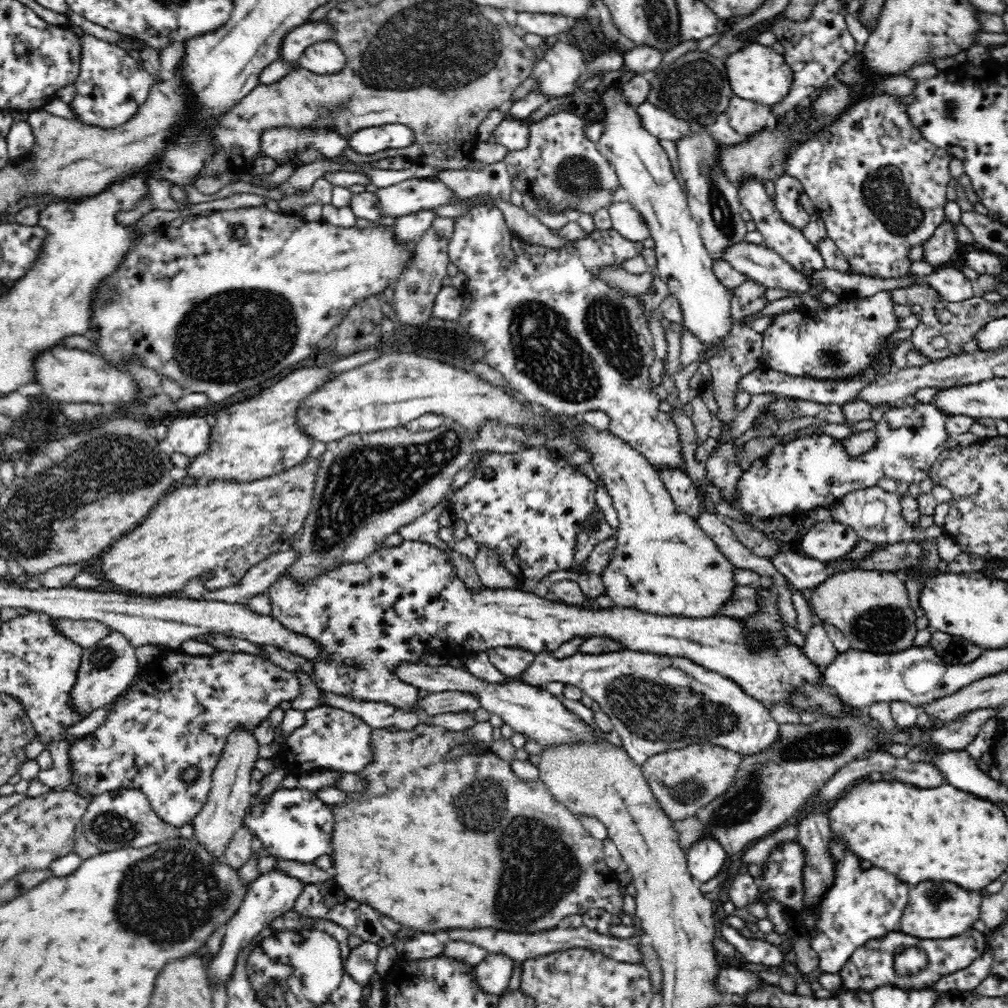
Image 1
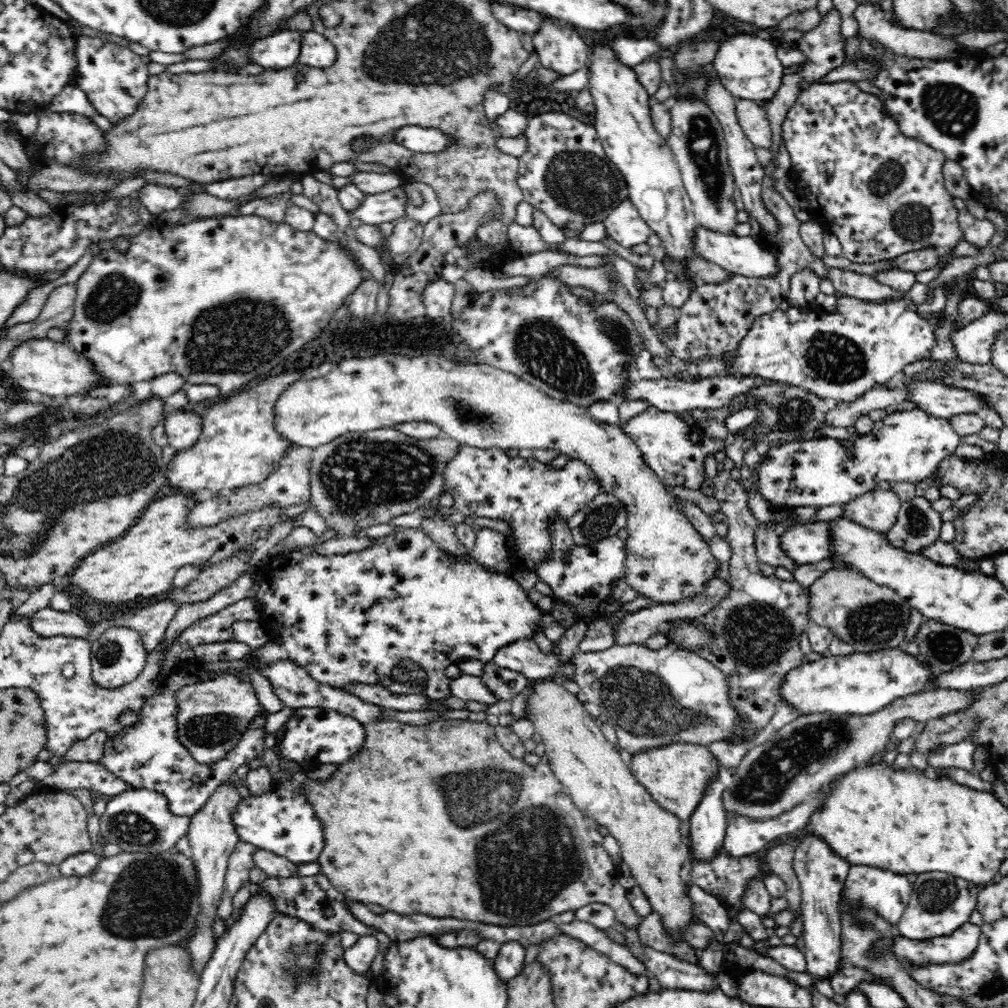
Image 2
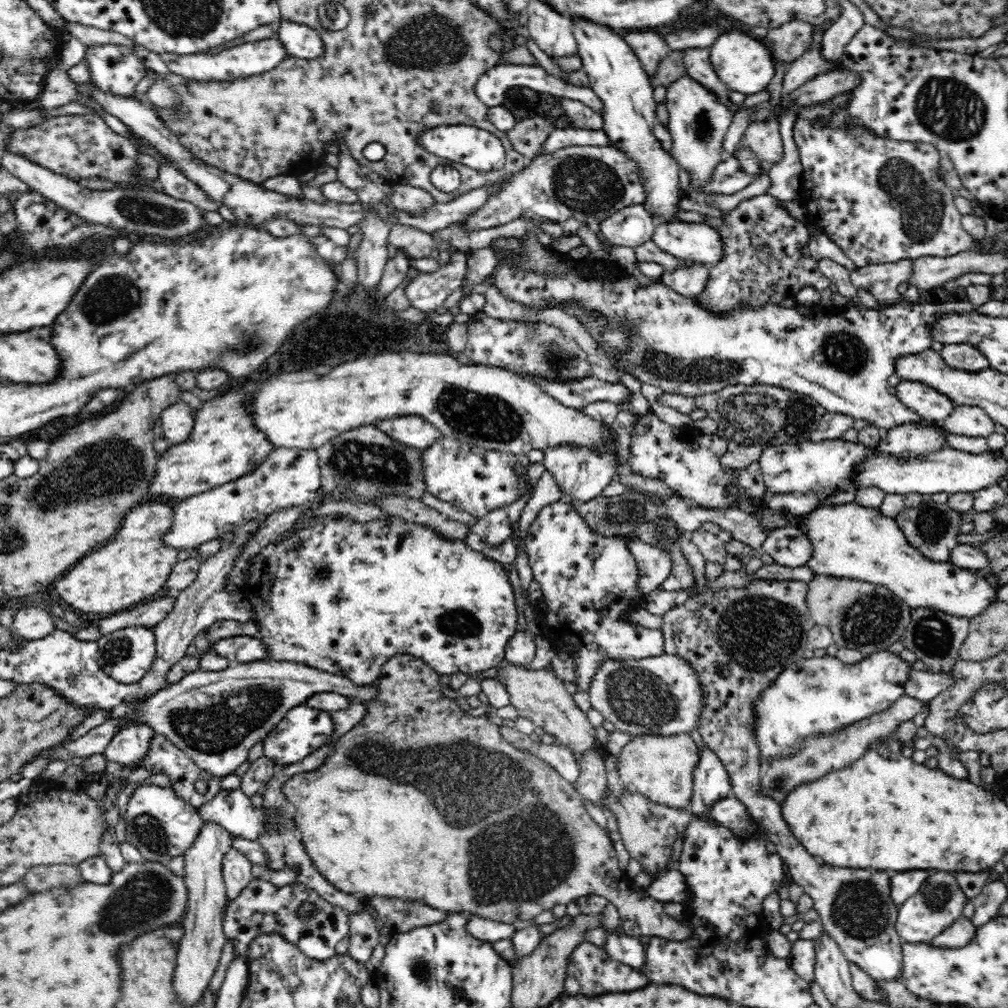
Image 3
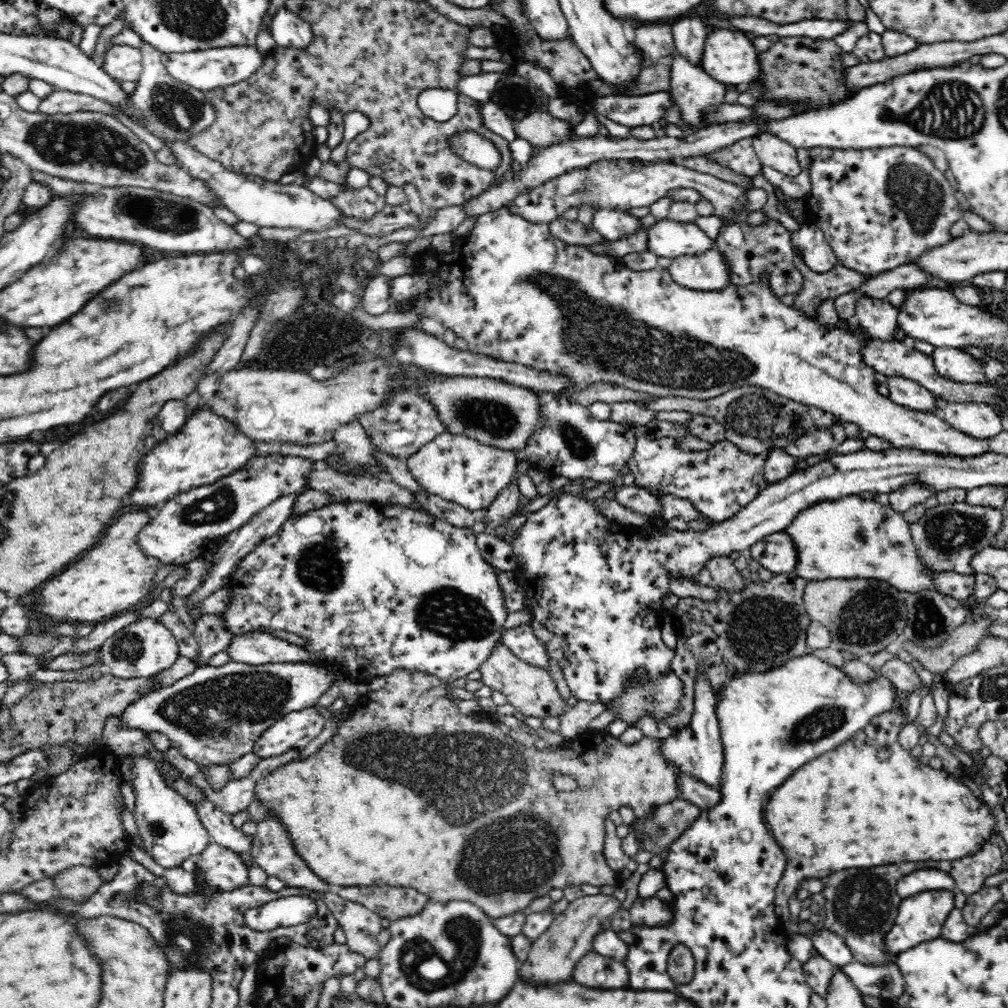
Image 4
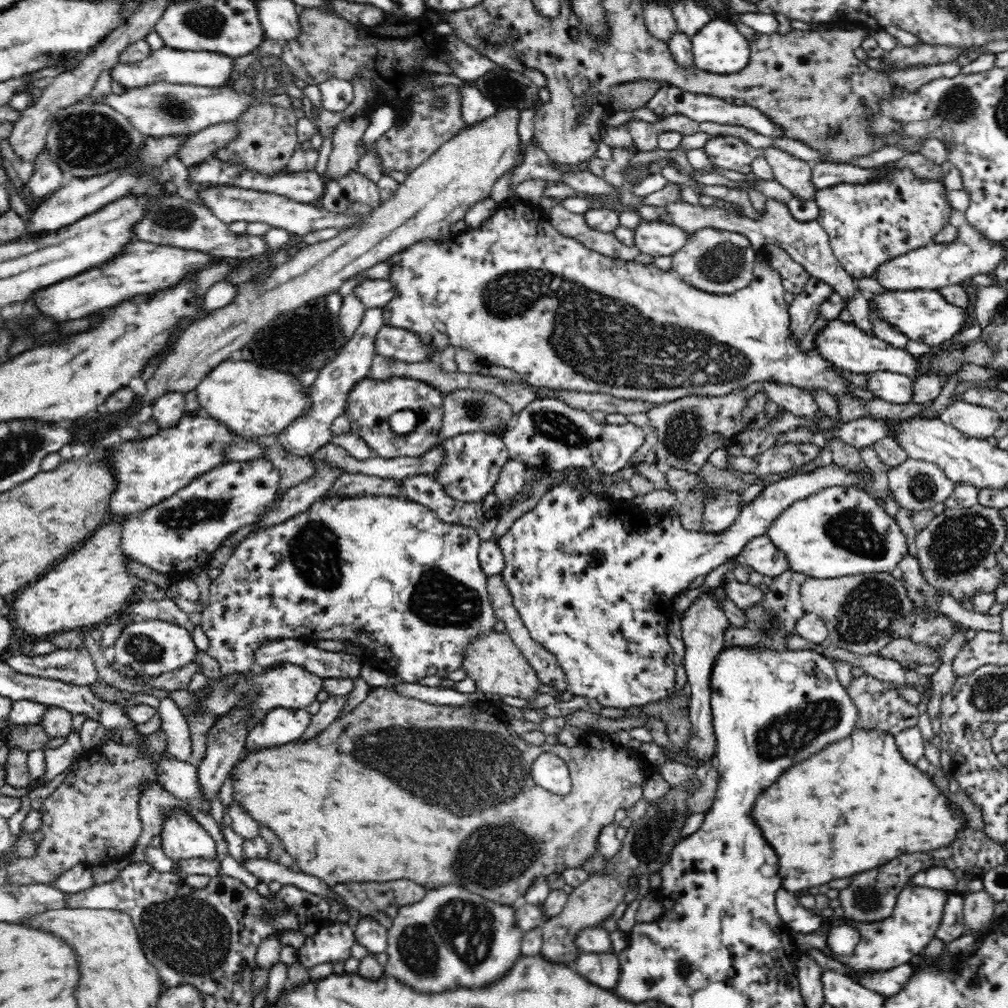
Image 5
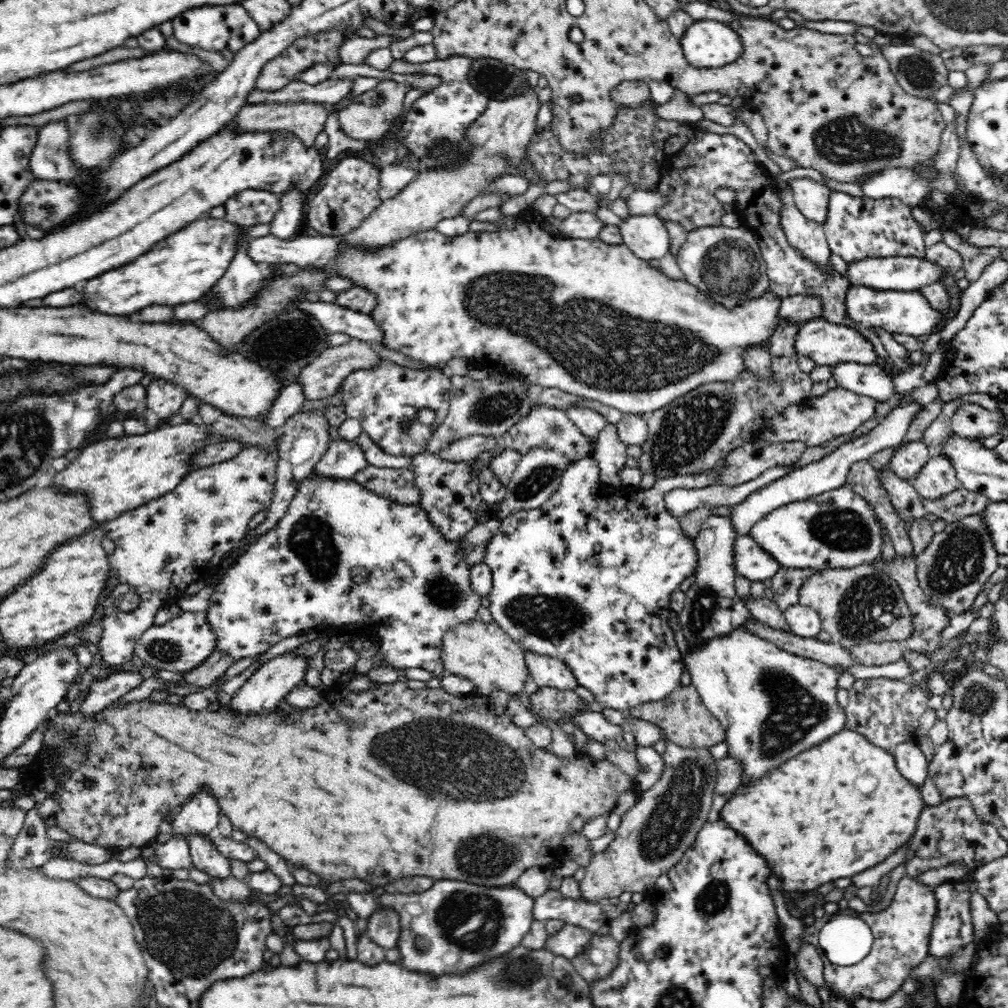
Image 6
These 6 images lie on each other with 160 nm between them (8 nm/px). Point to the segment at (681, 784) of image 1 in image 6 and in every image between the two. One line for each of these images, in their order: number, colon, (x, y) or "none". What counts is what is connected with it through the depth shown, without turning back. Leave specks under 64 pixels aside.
2: (676, 776)
3: (661, 768)
4: (411, 792)
5: (397, 788)
6: (367, 785)

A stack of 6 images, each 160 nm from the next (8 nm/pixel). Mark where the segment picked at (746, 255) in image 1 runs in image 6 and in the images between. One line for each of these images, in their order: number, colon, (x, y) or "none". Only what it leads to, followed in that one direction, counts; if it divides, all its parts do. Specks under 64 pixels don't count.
2: (742, 255)
3: (699, 243)
4: (666, 238)
5: (657, 239)
6: (646, 236)

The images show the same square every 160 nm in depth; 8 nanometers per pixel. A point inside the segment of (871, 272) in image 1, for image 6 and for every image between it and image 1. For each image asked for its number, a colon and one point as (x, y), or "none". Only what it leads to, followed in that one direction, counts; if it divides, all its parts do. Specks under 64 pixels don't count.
2: (881, 193)
3: (880, 200)
4: (880, 208)
5: (869, 224)
6: (856, 228)

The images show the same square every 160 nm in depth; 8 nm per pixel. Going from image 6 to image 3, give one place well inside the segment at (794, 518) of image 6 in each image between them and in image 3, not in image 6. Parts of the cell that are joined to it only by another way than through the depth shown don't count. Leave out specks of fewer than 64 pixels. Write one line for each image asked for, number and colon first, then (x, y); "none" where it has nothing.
3: (850, 541)
4: (851, 537)
5: (840, 531)

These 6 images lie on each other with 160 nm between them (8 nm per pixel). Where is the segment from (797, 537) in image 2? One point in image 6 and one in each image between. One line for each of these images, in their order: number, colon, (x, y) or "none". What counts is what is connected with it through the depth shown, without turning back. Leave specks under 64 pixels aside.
3: (789, 546)
4: (777, 553)
5: (761, 553)
6: (751, 561)

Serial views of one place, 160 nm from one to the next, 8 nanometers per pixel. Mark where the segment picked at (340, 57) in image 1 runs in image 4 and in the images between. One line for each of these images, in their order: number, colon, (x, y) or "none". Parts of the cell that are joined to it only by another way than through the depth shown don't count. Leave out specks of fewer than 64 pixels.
2: (317, 51)
3: (301, 41)
4: (288, 30)

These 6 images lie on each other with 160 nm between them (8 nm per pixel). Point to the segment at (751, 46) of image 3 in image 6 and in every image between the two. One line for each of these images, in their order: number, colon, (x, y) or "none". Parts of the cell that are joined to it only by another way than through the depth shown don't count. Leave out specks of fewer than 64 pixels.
4: (729, 56)
5: (719, 48)
6: (708, 44)

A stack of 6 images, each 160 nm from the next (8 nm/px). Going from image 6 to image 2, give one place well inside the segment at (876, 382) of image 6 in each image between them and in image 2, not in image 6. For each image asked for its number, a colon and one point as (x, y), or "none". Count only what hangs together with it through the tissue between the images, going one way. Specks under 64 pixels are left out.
2: (942, 400)
3: (931, 405)
4: (908, 393)
5: (896, 388)

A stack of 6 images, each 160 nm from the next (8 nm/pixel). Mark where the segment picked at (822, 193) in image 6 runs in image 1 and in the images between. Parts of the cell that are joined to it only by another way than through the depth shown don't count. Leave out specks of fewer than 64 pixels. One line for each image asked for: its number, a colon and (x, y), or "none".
1: (746, 117)
2: (752, 117)
3: (764, 138)
4: (771, 151)
5: (794, 174)

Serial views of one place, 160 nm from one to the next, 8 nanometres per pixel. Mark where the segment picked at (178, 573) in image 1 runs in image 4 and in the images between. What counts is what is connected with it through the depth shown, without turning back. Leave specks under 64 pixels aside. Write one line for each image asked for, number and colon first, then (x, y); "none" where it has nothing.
2: (143, 563)
3: (137, 563)
4: (114, 576)

